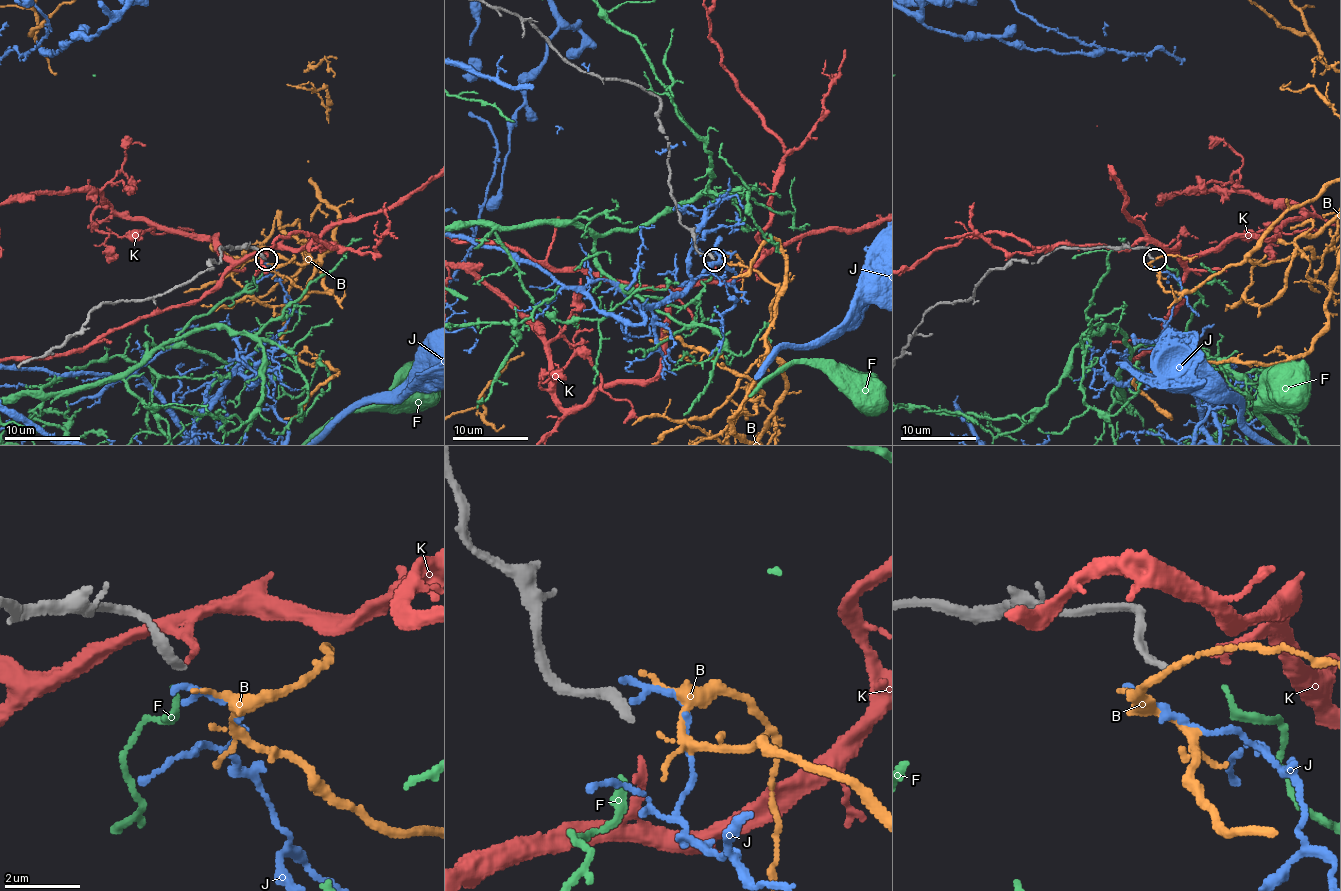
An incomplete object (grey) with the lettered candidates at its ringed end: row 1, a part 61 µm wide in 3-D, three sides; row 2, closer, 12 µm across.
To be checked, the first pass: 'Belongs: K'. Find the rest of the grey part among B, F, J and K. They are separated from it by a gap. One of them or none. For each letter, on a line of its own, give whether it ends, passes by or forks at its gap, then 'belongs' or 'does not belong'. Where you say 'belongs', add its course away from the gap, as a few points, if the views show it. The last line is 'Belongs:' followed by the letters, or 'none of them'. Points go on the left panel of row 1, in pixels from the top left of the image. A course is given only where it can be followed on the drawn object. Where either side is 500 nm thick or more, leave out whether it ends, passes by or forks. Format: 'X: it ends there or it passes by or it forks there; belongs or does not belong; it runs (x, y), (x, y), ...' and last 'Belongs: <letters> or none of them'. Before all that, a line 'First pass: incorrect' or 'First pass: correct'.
First pass: correct
B: it ends there; does not belong
F: it ends there; does not belong
J: it ends there; does not belong
K: it ends there; belongs
Belongs: K

